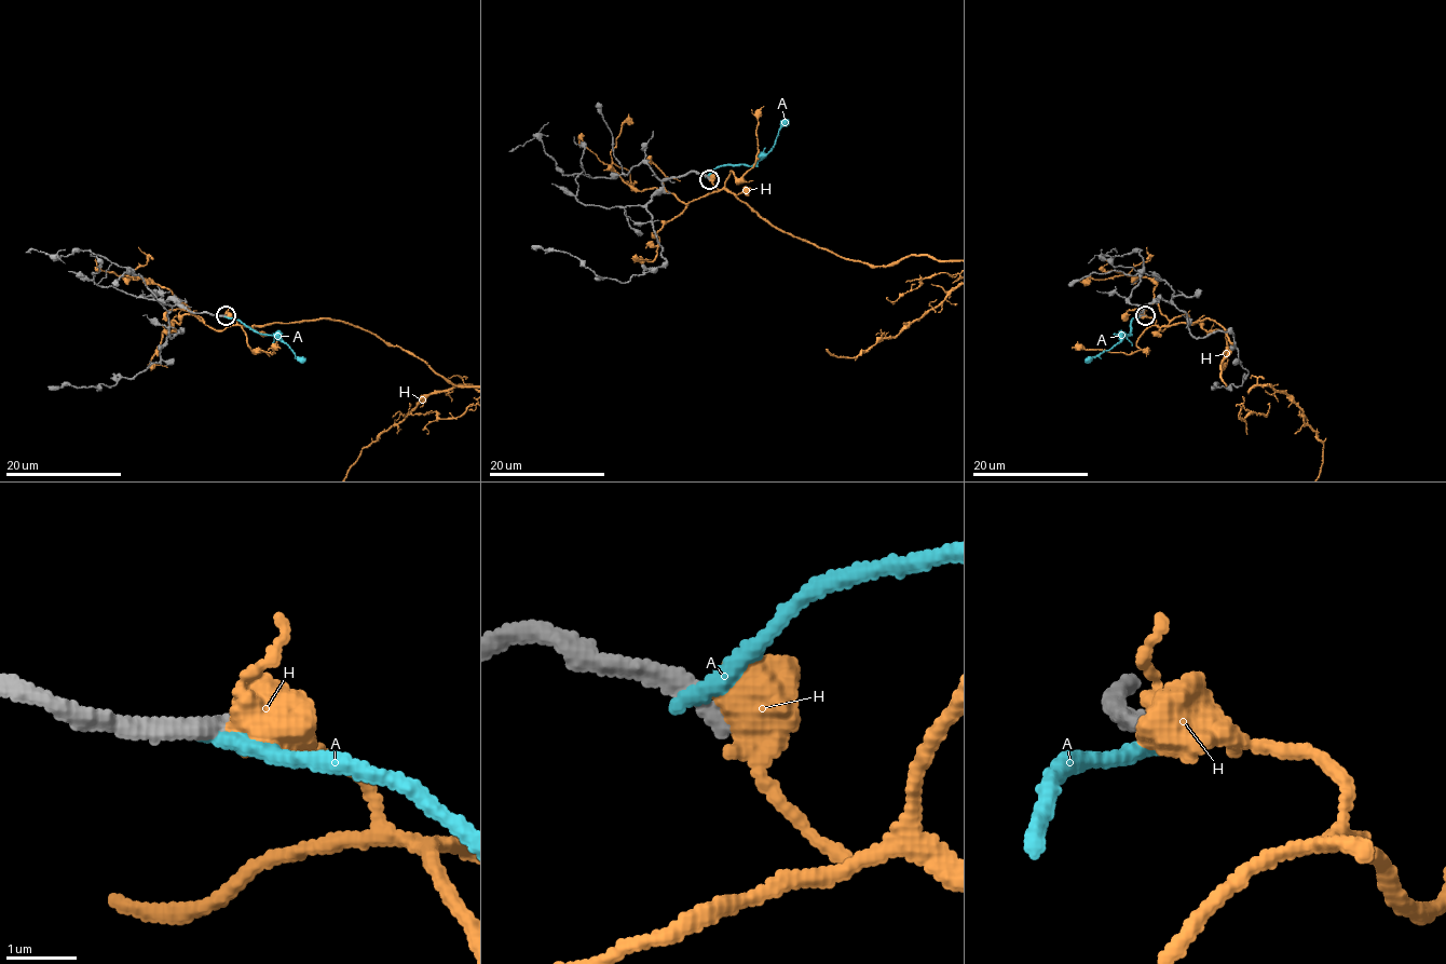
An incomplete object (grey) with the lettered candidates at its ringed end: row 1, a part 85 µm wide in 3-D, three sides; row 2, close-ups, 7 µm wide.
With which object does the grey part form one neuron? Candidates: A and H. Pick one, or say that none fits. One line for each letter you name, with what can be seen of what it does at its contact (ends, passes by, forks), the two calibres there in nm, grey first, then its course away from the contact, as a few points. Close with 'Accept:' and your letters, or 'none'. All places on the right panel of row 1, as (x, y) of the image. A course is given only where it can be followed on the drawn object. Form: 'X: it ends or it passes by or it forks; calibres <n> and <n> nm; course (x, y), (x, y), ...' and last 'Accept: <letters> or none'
Accept: none

